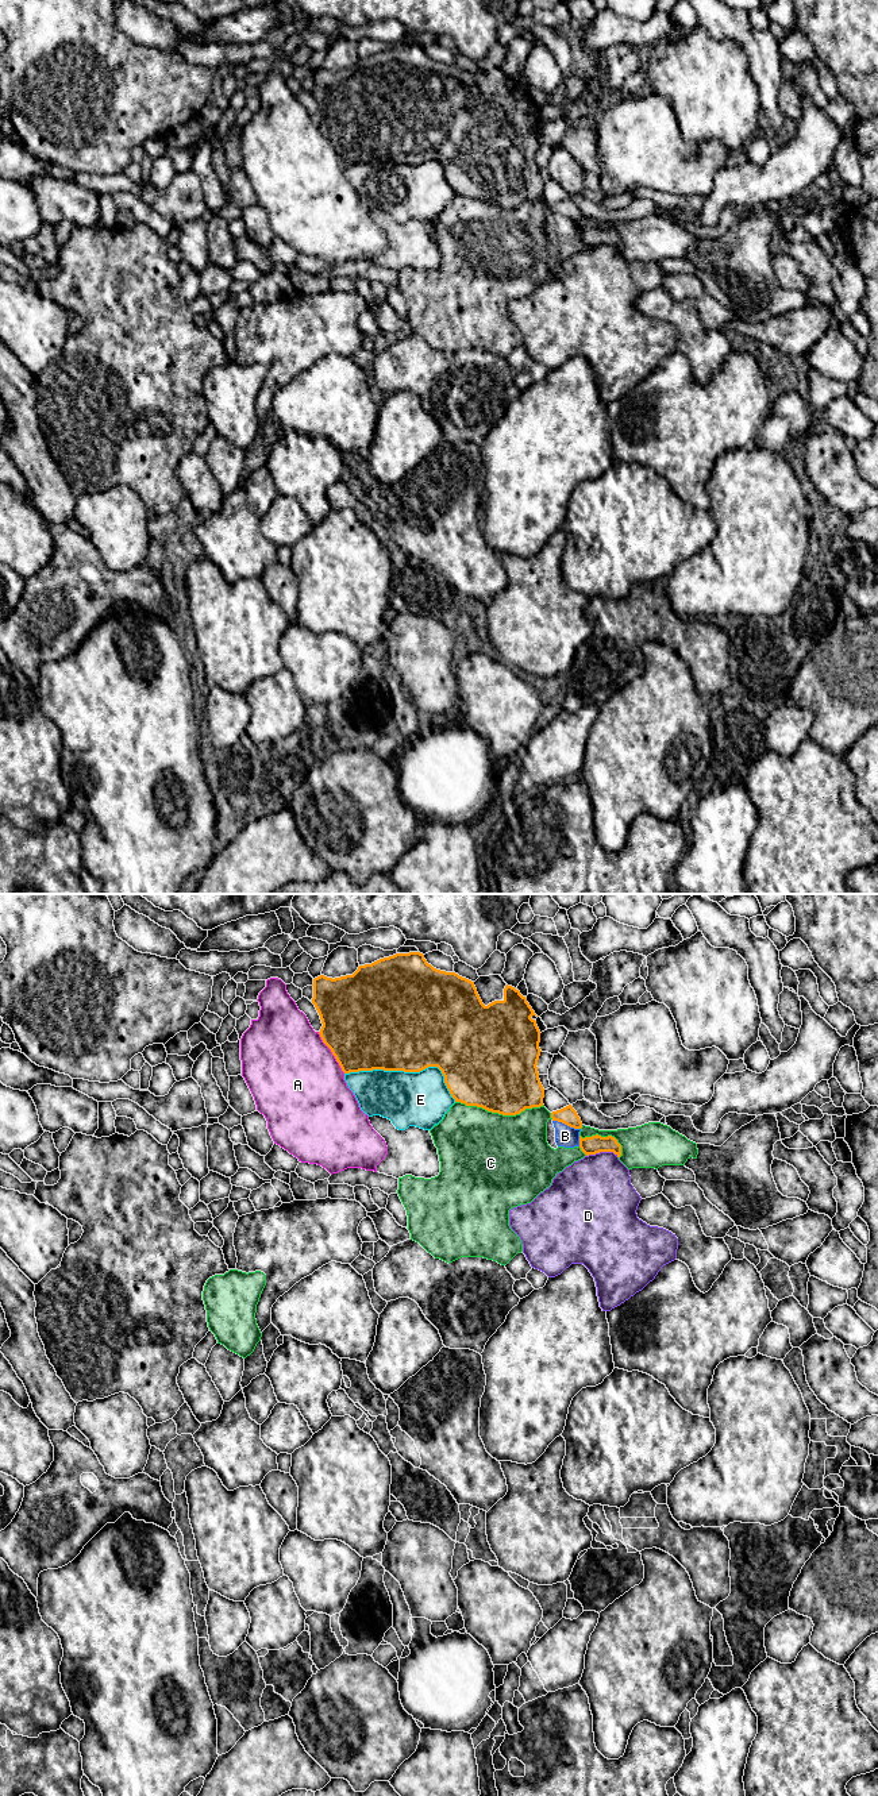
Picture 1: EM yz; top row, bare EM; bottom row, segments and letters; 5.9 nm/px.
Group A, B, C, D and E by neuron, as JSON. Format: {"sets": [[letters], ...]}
{"sets": [["A"], ["B", "C"], ["D"], ["E"]]}

